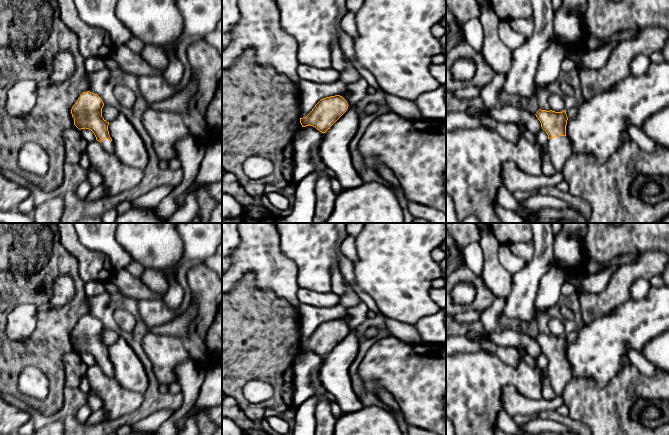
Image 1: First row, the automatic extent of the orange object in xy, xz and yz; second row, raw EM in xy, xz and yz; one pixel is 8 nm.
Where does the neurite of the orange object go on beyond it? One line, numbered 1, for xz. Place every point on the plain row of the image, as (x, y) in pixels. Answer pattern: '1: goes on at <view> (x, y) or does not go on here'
1: does not go on here

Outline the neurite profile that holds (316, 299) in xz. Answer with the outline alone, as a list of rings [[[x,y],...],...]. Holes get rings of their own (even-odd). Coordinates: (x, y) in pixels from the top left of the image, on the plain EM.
[[[299,288],[297,296],[301,303],[315,308],[330,308],[339,304],[340,301],[340,296],[332,291],[322,293]]]

